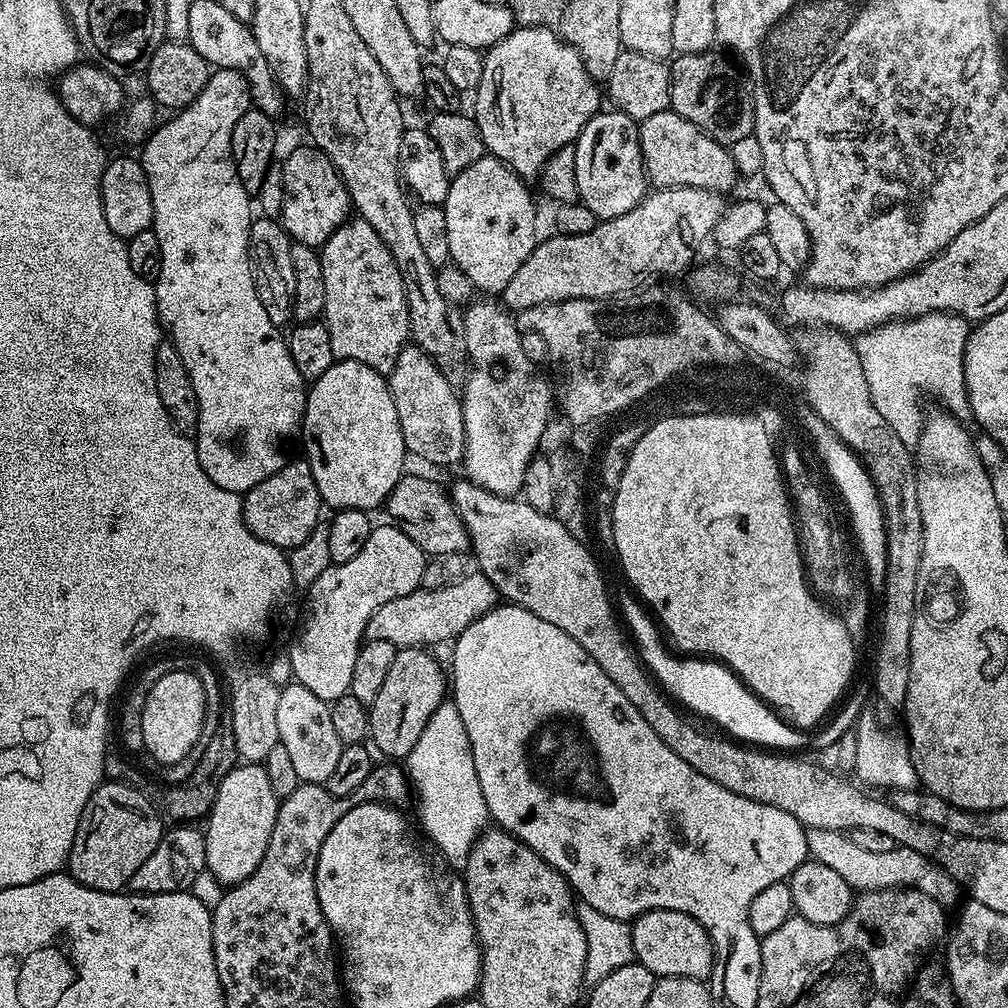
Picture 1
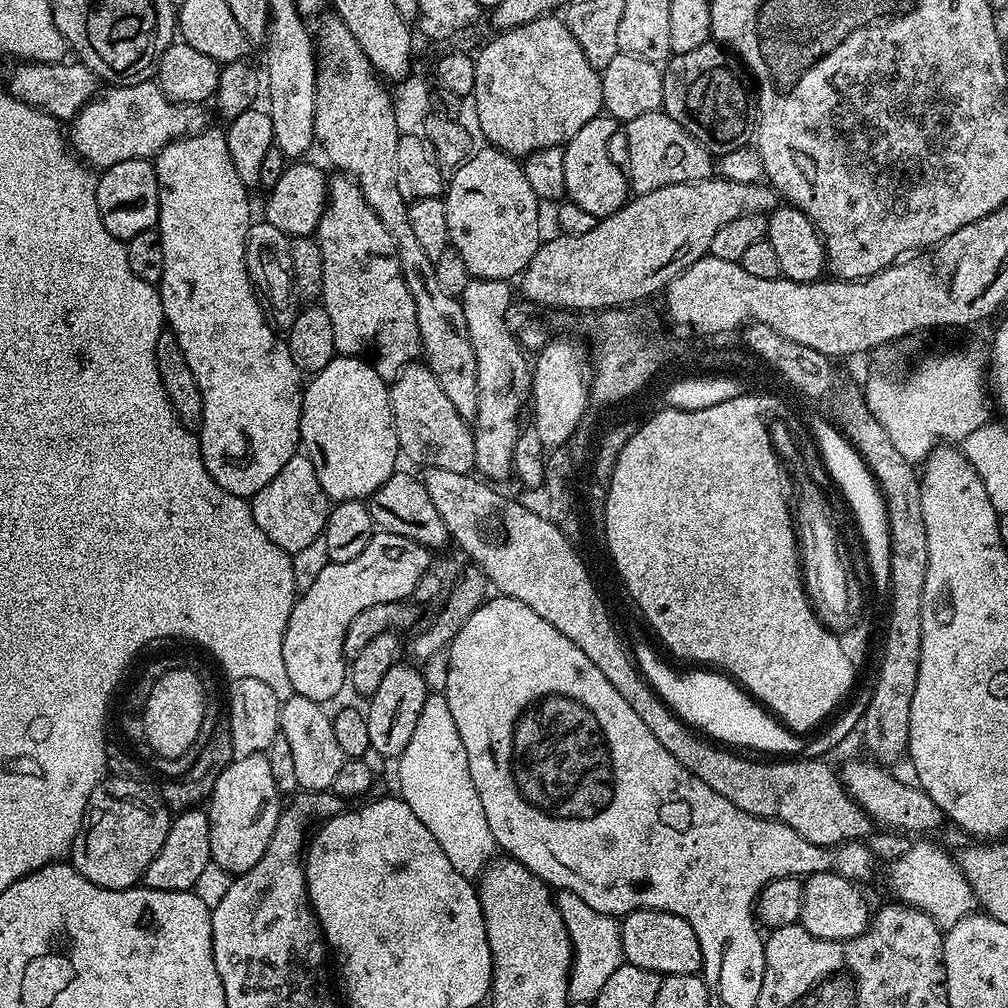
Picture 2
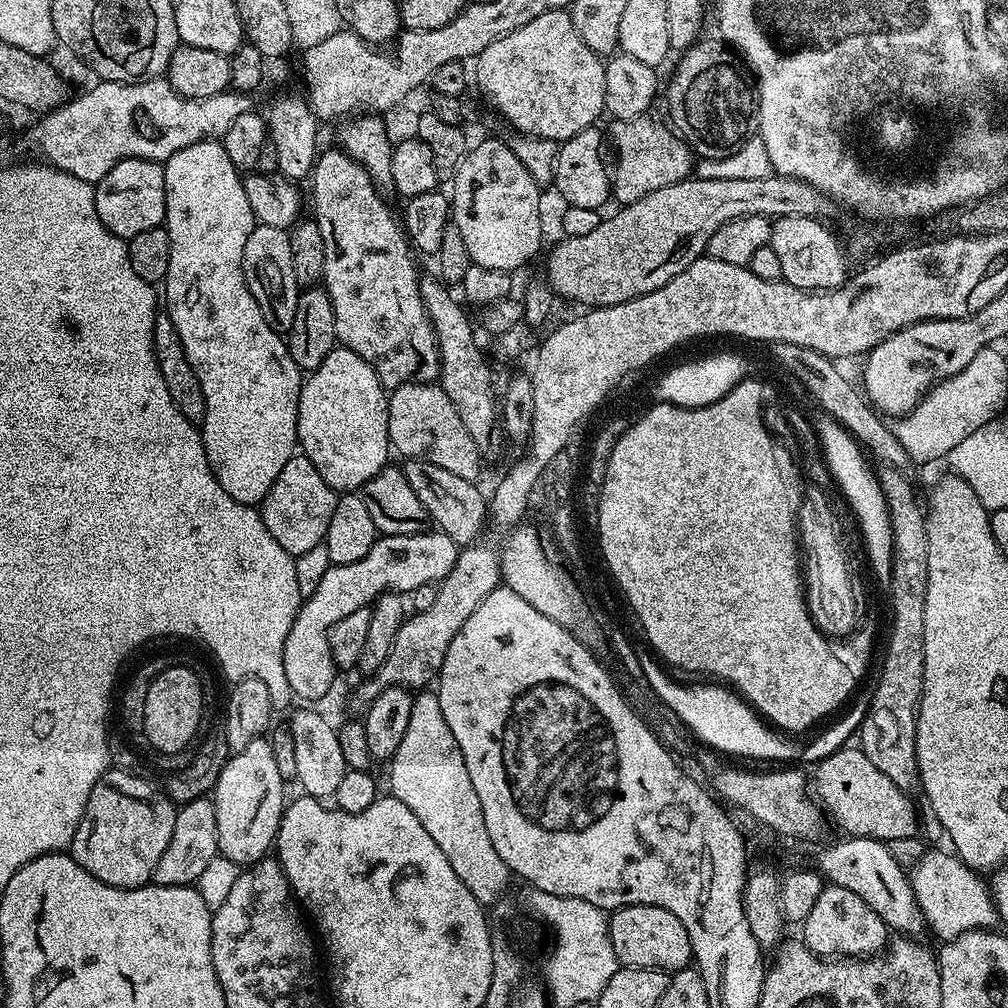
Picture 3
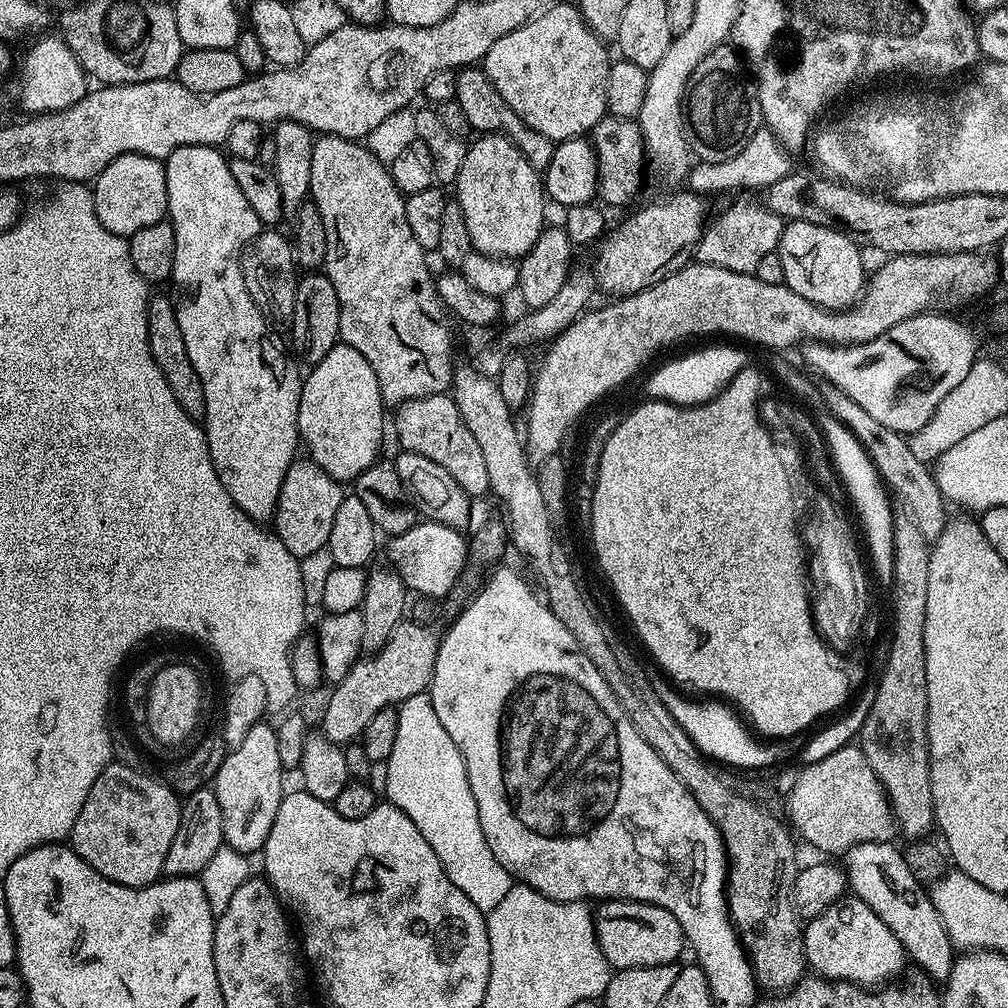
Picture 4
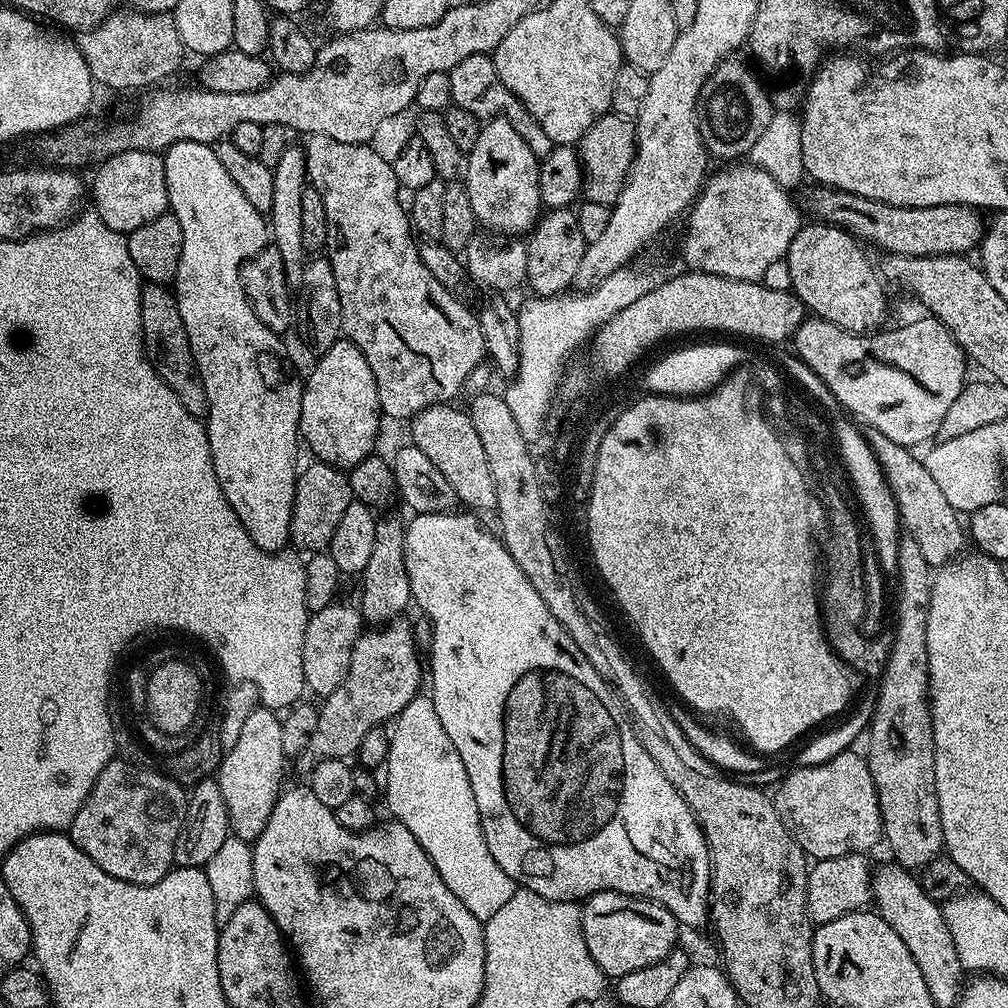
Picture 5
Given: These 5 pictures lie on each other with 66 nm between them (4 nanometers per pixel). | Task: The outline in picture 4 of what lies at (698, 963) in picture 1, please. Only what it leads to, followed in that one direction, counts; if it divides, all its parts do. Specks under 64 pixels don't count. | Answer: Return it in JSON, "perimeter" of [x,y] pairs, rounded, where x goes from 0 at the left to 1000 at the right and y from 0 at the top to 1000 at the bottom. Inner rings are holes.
{"perimeter":[[[601,893],[590,902],[589,912],[591,930],[608,961],[669,956],[681,944],[679,924],[673,911],[648,897],[632,893]]]}

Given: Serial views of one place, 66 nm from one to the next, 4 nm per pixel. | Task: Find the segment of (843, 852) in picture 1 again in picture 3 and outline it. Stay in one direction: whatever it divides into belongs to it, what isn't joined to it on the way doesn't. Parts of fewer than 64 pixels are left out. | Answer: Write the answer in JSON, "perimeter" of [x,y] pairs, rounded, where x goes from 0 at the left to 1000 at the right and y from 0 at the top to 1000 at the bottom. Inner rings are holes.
{"perimeter":[[[922,842],[905,859],[902,873],[908,890],[911,891],[912,901],[922,924],[925,923],[933,934],[945,933],[965,921],[982,923],[991,916],[983,884],[979,876],[975,876],[969,869],[971,868],[965,862],[958,860],[947,846],[940,843]]]}

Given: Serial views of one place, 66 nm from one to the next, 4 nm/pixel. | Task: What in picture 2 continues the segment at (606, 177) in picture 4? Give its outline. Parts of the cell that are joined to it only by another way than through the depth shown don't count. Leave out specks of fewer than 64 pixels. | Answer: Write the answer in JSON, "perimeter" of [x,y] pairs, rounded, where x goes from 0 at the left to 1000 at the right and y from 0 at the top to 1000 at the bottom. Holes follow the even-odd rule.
{"perimeter":[[[659,110],[637,113],[637,117],[629,117],[622,120],[619,135],[623,138],[623,163],[621,162],[621,174],[626,189],[632,194],[641,192],[645,188],[653,188],[657,185],[669,185],[670,183],[691,183],[693,179],[703,178],[708,171],[708,155],[700,144],[692,141],[669,117],[665,117]]]}

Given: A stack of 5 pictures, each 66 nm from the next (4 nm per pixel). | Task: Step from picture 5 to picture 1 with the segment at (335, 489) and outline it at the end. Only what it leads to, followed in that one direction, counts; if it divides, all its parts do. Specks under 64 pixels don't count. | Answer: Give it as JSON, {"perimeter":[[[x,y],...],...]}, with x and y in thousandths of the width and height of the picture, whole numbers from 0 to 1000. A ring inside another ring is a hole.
{"perimeter":[[[287,455],[268,474],[256,478],[247,488],[241,489],[242,520],[260,538],[289,546],[308,532],[314,520],[318,519],[317,504],[319,497],[315,482],[312,482],[312,470],[308,470],[305,455]]]}

